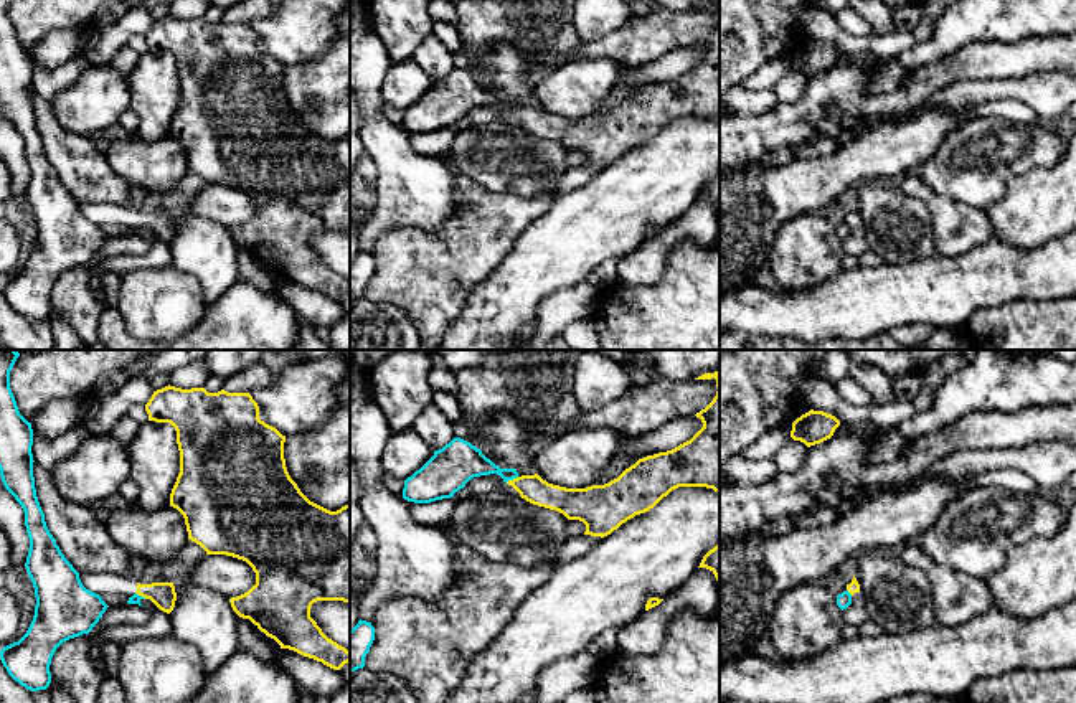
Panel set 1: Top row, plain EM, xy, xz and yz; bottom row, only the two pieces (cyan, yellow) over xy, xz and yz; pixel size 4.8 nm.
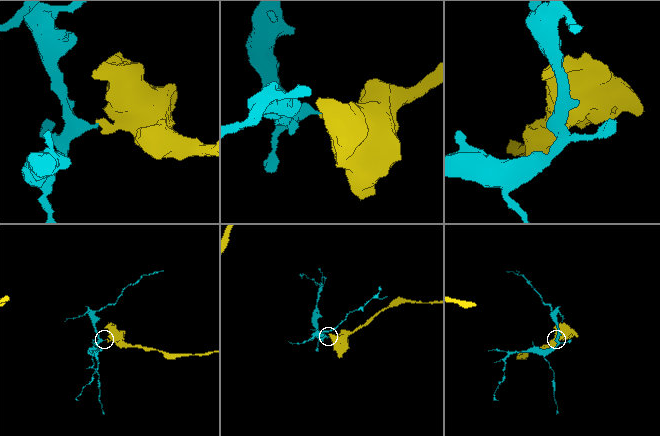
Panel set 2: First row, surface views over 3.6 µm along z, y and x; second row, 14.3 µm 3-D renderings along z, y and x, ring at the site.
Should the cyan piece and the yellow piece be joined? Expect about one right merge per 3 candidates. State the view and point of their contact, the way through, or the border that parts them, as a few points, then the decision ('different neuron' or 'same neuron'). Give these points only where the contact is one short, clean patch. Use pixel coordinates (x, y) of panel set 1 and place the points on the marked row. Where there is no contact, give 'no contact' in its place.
contact xz (510, 479); border xz (517, 476), (505, 482); different neuron

